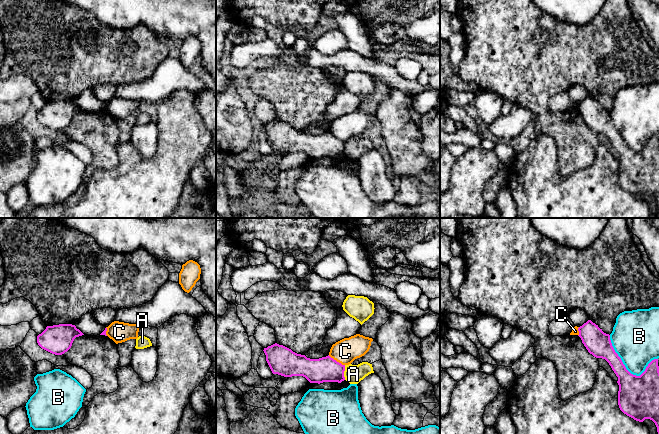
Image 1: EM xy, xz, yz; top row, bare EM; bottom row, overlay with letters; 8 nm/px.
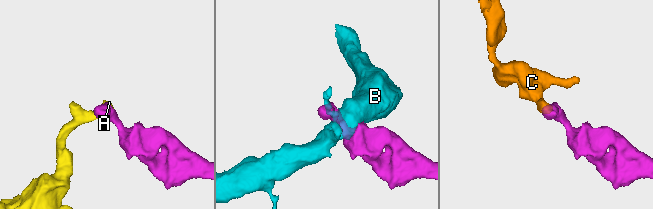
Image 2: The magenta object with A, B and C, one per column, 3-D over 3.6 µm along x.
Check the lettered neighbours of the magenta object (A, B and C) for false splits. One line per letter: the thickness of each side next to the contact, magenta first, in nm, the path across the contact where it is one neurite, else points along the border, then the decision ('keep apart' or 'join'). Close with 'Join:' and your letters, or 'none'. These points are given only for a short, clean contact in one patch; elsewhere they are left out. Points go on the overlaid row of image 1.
A: 200/150 nm | along xz (345, 365), (344, 379) | keep apart
B: 340/380 nm | keep apart
C: 200/200 nm | along xz (328, 355), (344, 365) | keep apart
Join: none

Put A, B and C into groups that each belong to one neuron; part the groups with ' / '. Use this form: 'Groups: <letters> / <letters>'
Groups: A / B / C

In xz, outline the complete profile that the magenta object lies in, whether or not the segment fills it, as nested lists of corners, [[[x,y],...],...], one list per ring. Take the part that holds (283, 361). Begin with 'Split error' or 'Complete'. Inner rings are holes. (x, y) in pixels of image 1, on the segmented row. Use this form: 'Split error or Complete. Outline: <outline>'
Complete. Outline: [[[277,343],[264,348],[266,361],[273,374],[284,377],[303,376],[310,383],[338,382],[345,380],[345,365],[329,355],[319,359],[310,359],[297,354]]]

